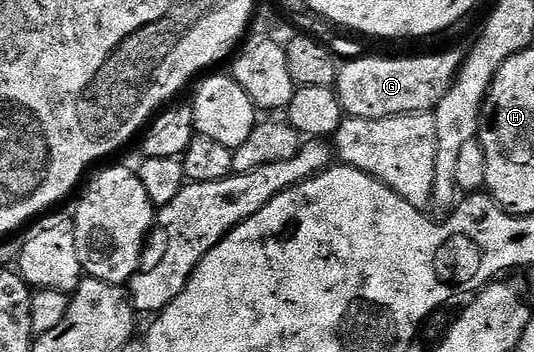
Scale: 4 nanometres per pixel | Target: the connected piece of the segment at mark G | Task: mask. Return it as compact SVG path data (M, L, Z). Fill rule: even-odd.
M454 51L443 55L410 55L407 59L385 59L382 55L354 59L338 67L338 101L343 112L352 119L387 119L417 111L430 113L444 93L448 93L462 60L463 56Z

